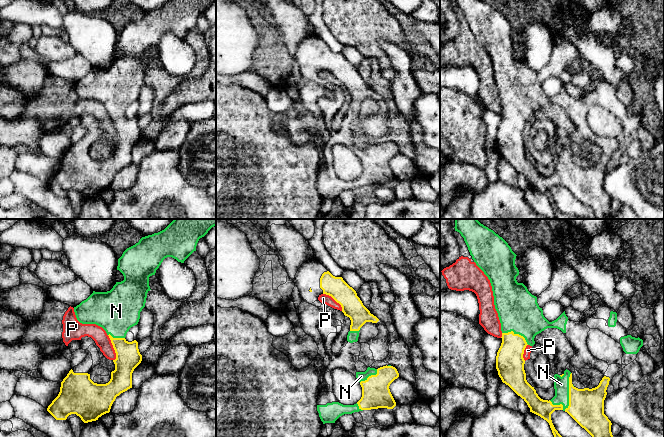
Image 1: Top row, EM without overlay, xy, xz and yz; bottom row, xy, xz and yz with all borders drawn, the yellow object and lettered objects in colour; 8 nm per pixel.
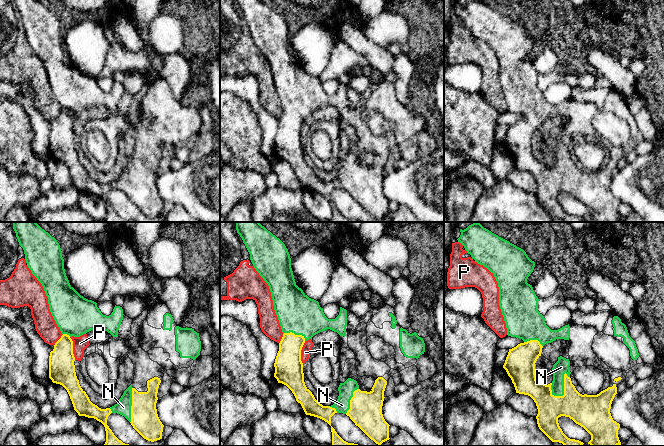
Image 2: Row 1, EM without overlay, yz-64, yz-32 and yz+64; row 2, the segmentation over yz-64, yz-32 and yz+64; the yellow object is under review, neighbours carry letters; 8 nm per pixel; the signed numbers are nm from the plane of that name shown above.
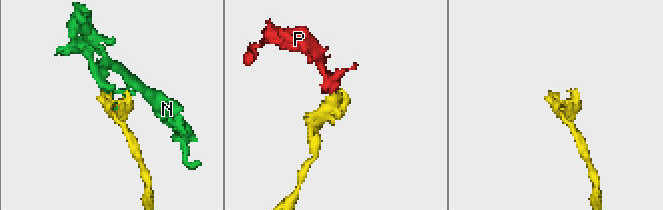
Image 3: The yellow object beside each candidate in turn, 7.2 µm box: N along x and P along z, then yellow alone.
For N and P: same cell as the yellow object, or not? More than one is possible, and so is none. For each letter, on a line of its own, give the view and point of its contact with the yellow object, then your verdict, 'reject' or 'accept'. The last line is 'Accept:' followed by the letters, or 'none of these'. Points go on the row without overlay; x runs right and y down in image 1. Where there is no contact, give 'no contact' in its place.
N: contact yz (569, 168); accept
P: contact xy (113, 123); reject
Accept: N

